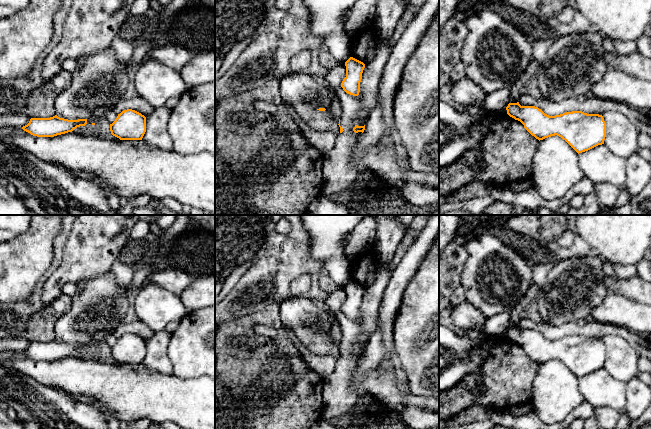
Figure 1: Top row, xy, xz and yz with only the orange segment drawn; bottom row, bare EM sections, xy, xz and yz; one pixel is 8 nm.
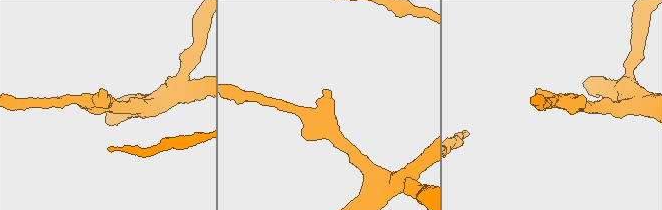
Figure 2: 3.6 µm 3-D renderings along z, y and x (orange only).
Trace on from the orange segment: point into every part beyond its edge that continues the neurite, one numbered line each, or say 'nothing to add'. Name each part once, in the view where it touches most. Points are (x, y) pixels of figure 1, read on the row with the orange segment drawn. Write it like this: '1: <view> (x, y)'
nothing to add

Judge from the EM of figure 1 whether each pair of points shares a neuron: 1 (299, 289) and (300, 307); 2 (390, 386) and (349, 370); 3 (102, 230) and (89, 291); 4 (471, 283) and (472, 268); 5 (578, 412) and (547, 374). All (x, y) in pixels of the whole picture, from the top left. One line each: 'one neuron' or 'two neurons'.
1: two neurons
2: one neuron
3: two neurons
4: one neuron
5: two neurons

